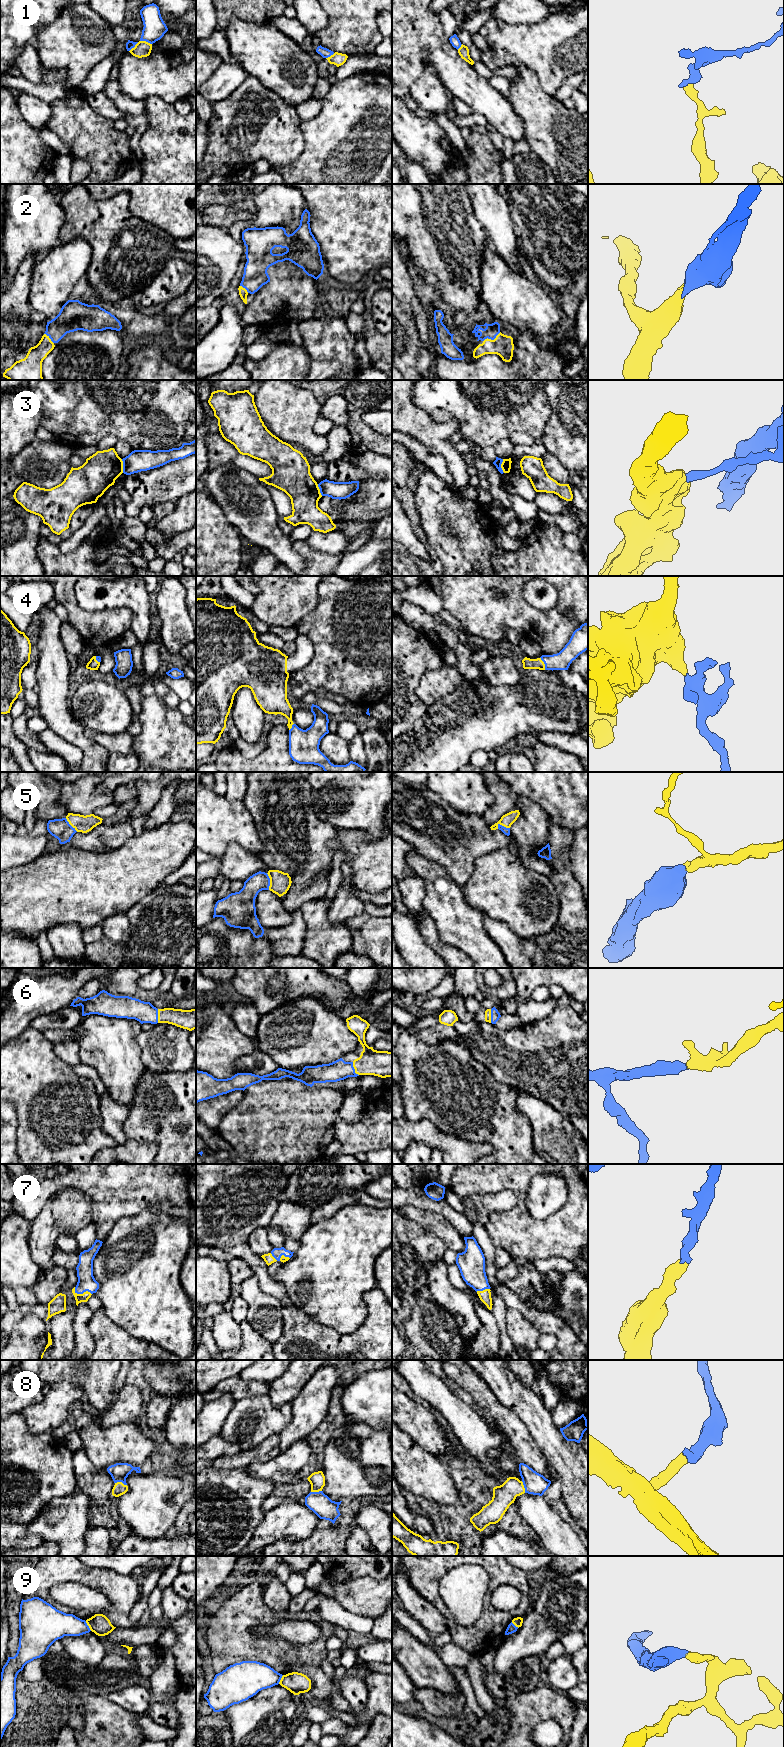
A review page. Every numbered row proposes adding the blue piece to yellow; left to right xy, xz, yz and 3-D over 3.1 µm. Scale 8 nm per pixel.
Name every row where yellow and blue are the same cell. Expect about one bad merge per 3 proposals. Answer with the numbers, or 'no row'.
2, 4, 5, 6, 7, 8

